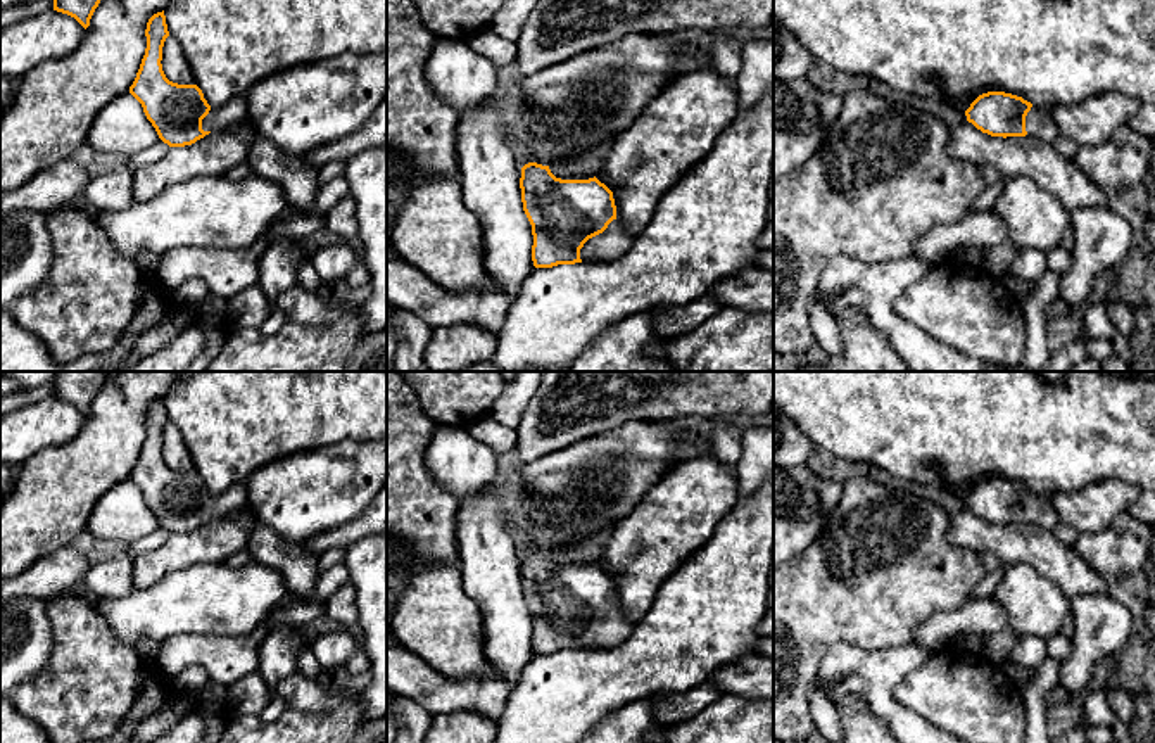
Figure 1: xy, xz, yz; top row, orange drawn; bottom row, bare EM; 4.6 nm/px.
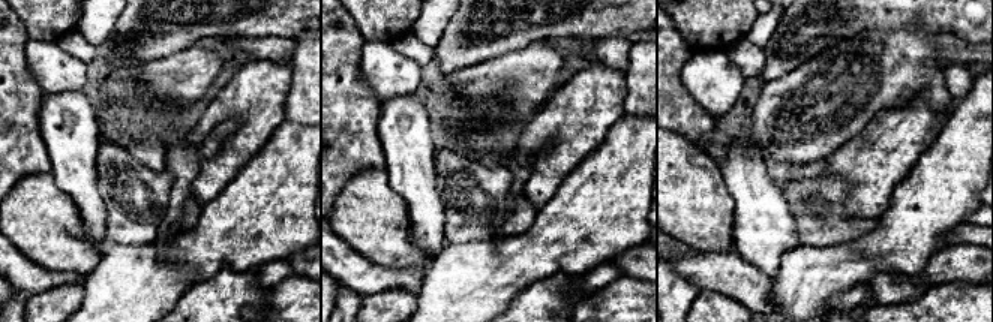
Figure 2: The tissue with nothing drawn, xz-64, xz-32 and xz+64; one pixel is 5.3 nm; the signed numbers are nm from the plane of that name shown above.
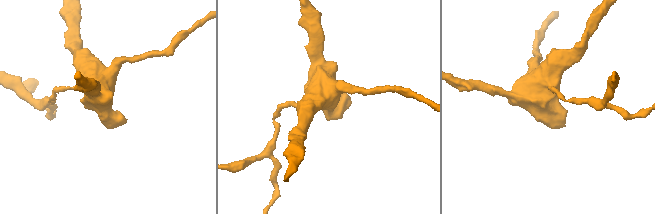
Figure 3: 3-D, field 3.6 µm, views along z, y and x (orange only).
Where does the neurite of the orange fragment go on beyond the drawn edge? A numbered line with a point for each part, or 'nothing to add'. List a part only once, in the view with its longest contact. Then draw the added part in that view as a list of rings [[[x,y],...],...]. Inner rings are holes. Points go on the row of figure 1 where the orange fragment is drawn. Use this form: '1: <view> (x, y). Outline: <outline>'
1: xz (615, 241). Outline: [[[613,219],[608,228],[589,238],[580,249],[582,263],[606,263],[615,261],[632,249],[634,235],[627,228]]]

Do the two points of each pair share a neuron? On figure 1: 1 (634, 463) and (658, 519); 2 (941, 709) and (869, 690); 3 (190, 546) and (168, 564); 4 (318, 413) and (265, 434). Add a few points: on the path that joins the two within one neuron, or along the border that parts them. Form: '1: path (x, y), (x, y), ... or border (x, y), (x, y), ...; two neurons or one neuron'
1: border (675, 463), (618, 520); two neurons
2: border (919, 666), (896, 686), (895, 697), (927, 721); two neurons
3: path (185, 550), (173, 558); one neuron
4: path (304, 413), (285, 413), (278, 420); one neuron

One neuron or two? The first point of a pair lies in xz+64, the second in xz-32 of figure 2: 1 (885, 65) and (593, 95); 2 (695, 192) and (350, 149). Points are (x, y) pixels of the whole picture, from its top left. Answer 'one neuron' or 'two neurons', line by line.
1: two neurons
2: two neurons

